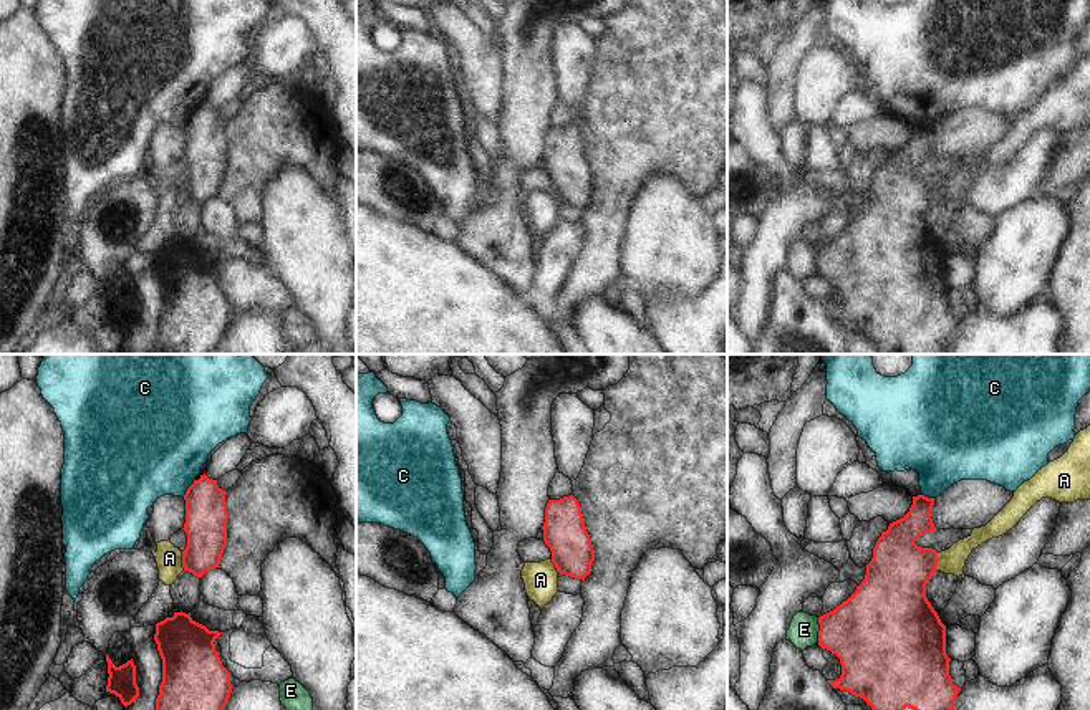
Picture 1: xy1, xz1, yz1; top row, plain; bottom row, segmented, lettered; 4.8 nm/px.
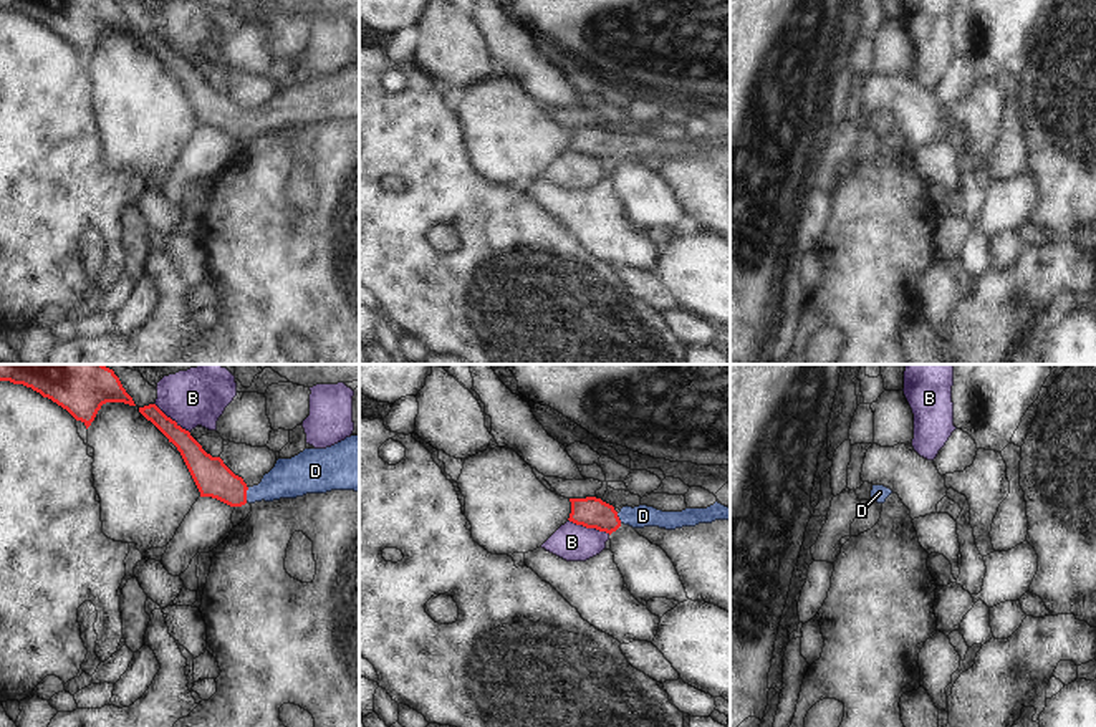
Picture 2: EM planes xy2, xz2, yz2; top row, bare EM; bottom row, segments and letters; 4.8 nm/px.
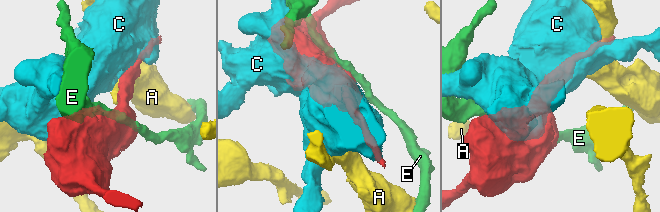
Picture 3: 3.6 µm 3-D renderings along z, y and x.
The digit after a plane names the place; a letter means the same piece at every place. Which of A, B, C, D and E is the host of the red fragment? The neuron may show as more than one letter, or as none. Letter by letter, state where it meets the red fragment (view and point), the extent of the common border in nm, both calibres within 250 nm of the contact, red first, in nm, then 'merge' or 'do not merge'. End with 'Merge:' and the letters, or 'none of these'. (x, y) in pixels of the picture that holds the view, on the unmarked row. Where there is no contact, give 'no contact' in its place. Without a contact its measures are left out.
A: contact xy1 (183, 191); length 100 nm; calibres 200 and 130 nm; do not merge
B: contact xz2 (590, 156); length 220 nm; calibres 150 and 180 nm; do not merge
C: contact xy1 (189, 116); length 110 nm; calibres 200 and 480 nm; do not merge
D: contact xy2 (245, 123); length 70 nm; calibres 180 and 190 nm; merge
E: contact yz1 (820, 259); length 120 nm; calibres 400 and 140 nm; do not merge
Merge: D

